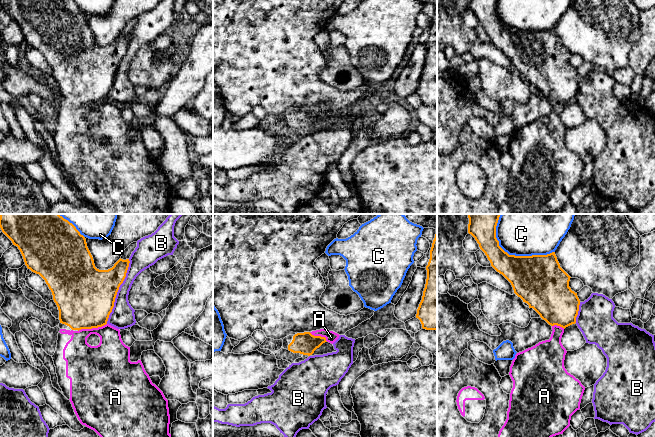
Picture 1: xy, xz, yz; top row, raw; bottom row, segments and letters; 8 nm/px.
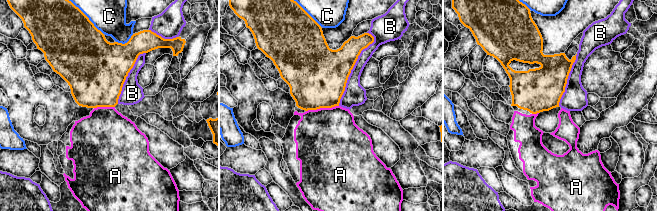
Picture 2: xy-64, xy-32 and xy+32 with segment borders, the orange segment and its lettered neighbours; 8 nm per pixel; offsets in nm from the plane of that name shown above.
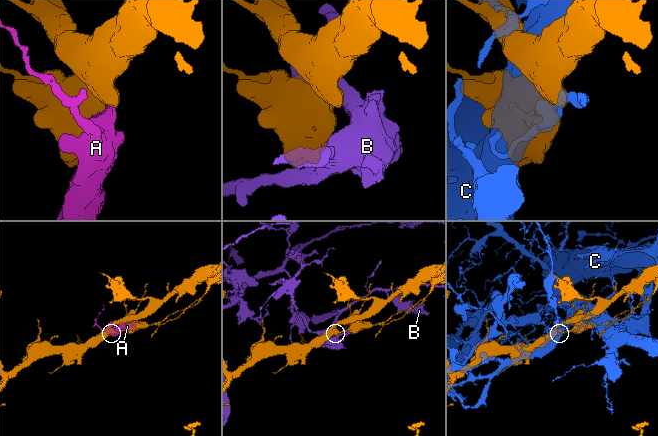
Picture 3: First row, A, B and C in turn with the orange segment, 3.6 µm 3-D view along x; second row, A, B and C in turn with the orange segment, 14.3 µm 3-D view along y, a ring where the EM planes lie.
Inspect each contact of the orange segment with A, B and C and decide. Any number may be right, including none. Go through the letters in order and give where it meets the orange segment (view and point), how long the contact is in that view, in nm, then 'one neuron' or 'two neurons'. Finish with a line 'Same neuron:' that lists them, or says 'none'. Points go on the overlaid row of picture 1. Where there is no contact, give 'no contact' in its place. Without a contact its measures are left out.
A: xy (92, 327) | 240 nm | one neuron
B: xy (117, 291) | 550 nm | two neurons
C: yz (512, 255) | 550 nm | two neurons
Same neuron: A

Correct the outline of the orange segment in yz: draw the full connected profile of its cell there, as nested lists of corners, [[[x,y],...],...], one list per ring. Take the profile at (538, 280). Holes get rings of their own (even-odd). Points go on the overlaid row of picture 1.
[[[468,214],[468,233],[475,238],[480,249],[490,261],[491,266],[511,283],[514,293],[551,325],[553,331],[549,340],[539,342],[535,346],[515,355],[509,372],[513,381],[513,388],[510,393],[507,419],[500,429],[498,437],[553,437],[563,434],[570,426],[571,416],[580,409],[585,390],[581,382],[565,369],[564,360],[567,351],[561,343],[564,329],[576,323],[580,300],[577,293],[569,287],[571,277],[560,267],[555,252],[547,255],[515,256],[509,255],[499,246],[499,241],[496,238],[496,226],[500,215]]]

